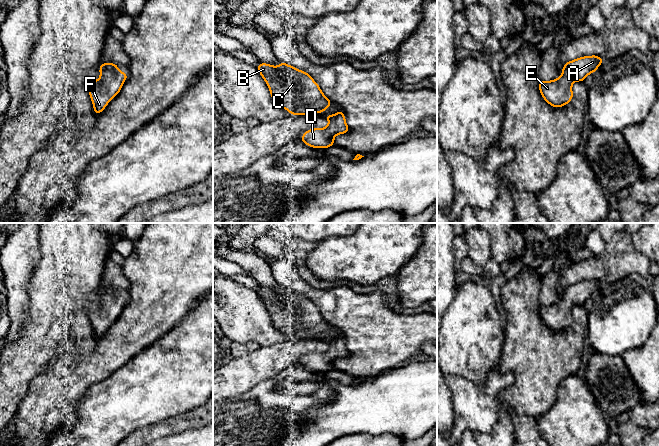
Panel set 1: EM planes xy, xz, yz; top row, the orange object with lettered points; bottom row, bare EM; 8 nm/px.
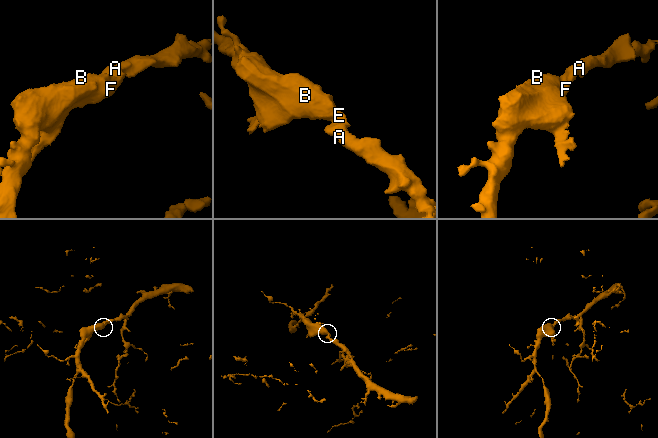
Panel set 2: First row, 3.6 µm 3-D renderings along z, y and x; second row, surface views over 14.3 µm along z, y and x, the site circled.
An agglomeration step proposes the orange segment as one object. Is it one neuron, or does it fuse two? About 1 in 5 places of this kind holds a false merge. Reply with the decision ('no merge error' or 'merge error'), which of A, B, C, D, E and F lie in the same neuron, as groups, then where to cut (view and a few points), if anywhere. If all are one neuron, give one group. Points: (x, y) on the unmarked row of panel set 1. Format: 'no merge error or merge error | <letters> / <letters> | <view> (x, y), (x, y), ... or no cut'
no merge error | A B C D E F | no cut

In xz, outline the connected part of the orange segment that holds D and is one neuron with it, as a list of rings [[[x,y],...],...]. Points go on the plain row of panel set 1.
[[[338,335],[334,339],[324,340],[329,348],[325,352],[314,352],[307,354],[301,362],[301,365],[313,372],[328,372],[334,369],[334,361],[338,358],[345,358],[349,351],[345,345],[345,338]]]

